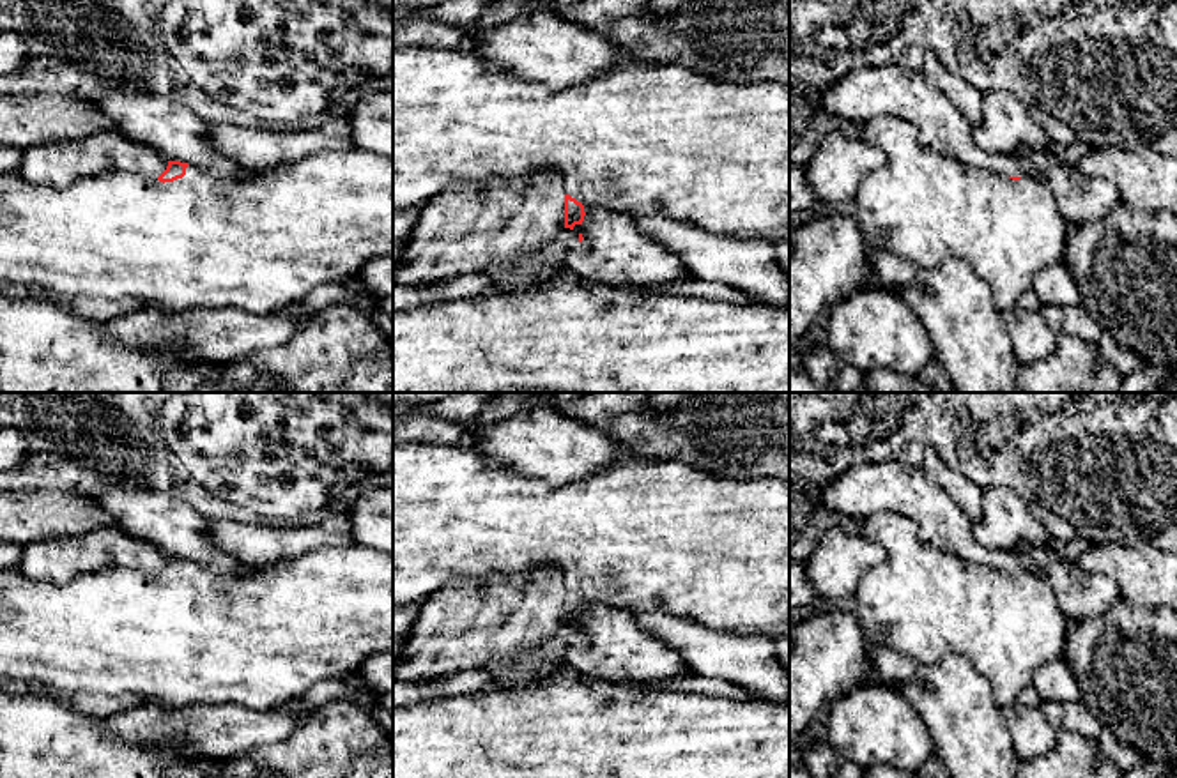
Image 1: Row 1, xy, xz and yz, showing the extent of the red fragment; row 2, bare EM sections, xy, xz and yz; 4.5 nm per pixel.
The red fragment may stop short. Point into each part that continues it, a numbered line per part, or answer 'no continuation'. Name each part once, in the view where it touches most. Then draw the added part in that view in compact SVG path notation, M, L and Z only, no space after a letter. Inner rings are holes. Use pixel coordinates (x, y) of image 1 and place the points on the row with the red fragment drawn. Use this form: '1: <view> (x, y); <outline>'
1: xy (257, 243); M358 147L324 150L239 179L218 179L195 166L173 182L127 172L81 177L58 187L32 184L19 172L0 173L0 279L42 286L62 299L135 299L166 311L235 308L274 313L310 290L356 278L370 260L393 255L393 159Z

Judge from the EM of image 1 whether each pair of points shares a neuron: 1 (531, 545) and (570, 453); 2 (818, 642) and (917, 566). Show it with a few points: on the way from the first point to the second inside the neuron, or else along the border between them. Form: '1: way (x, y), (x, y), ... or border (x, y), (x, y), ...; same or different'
1: border (597, 469), (563, 483), (547, 483), (517, 474); different
2: border (850, 605), (868, 642); different

